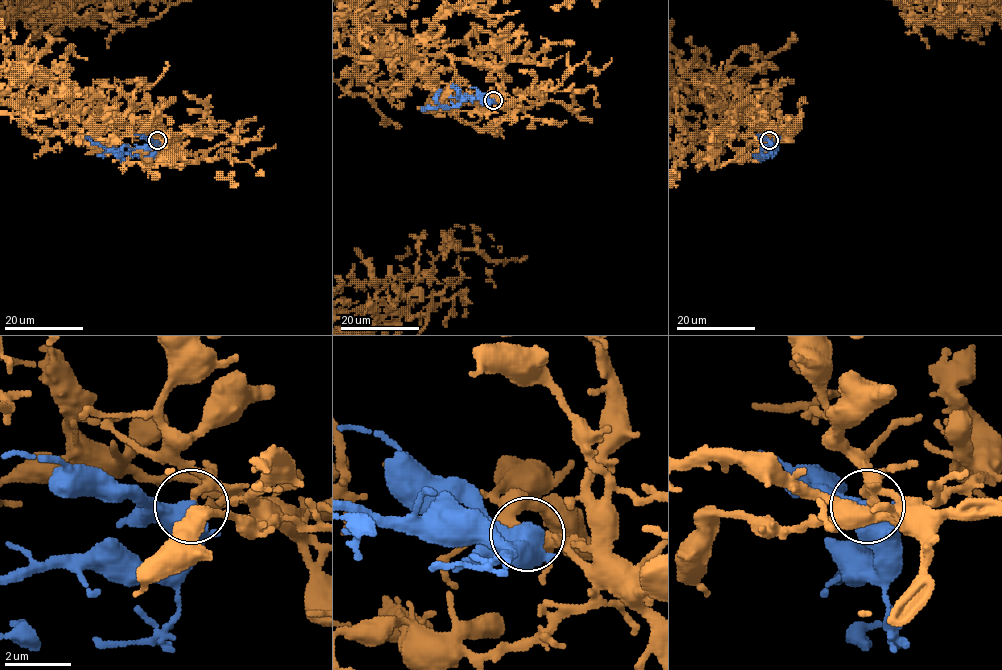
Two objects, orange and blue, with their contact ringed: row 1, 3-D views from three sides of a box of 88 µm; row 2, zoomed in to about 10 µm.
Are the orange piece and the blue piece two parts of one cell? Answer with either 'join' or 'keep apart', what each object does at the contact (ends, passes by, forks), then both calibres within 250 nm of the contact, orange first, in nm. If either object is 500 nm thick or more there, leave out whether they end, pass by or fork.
join; calibres 160 and 700 nm

